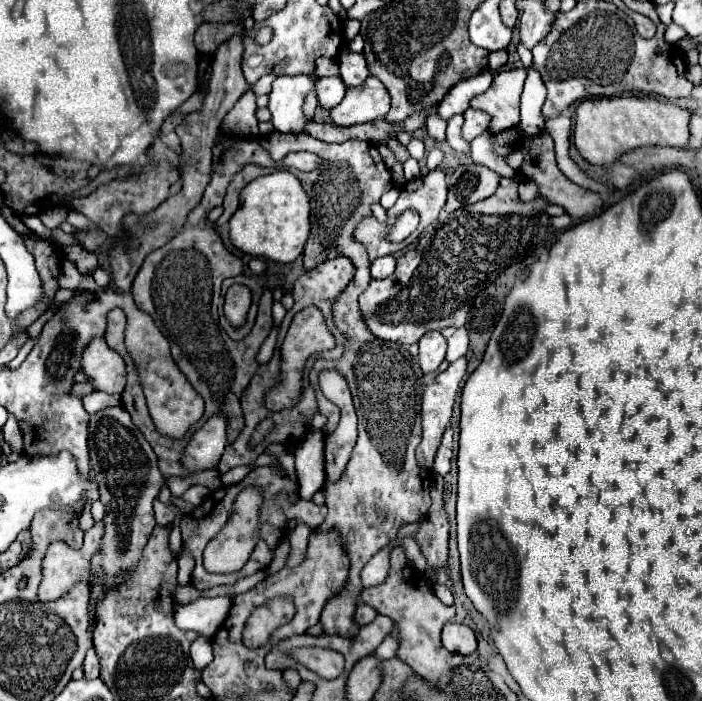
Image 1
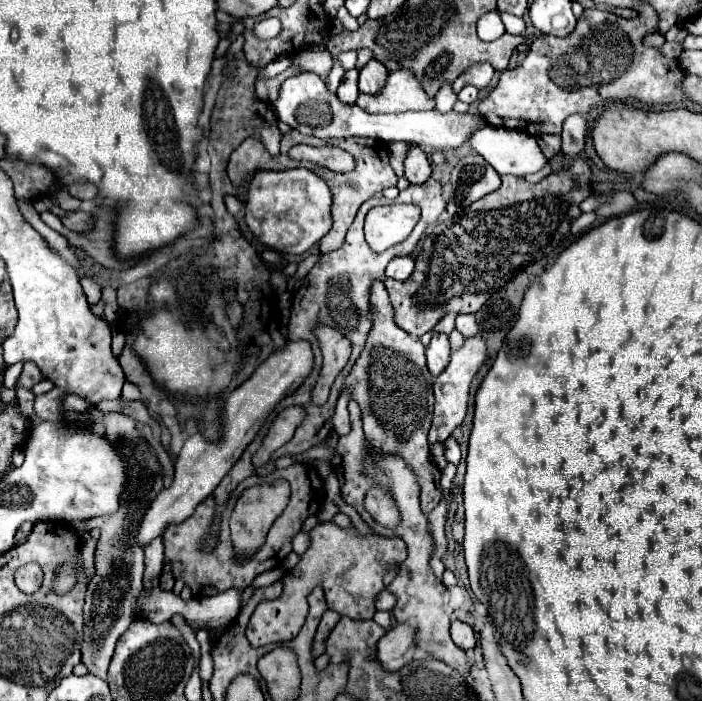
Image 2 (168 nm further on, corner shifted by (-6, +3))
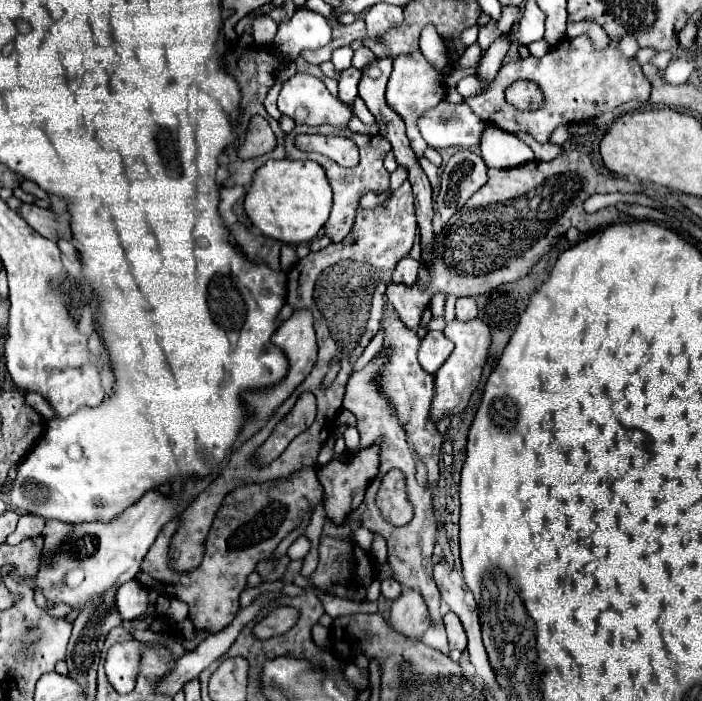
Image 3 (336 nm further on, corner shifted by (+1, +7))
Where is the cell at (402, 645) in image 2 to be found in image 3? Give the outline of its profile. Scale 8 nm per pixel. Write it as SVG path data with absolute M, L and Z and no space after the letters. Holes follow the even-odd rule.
M414 589L404 591L392 603L390 617L392 617L392 625L398 629L398 633L402 633L410 639L418 639L432 625L428 607L426 607L424 599L420 597L420 593Z

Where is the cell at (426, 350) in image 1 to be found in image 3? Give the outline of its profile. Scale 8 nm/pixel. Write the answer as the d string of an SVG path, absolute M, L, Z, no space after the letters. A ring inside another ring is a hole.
M428 331L428 335L422 339L420 351L418 351L418 361L422 365L422 369L426 369L428 373L436 373L444 361L450 357L454 349L454 343L440 331Z

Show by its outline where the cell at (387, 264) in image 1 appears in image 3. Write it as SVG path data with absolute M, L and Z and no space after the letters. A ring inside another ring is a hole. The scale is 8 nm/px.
M404 257L396 269L394 269L394 277L392 281L394 283L404 283L404 285L412 285L418 277L418 271L420 271L420 261L414 261L410 257Z

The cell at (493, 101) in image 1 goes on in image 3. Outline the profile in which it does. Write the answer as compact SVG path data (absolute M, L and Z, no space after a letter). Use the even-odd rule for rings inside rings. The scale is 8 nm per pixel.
M576 37L576 39L560 41L556 47L552 47L540 59L530 55L526 59L518 59L516 63L502 65L498 69L498 75L492 81L490 89L482 95L470 97L466 103L486 123L492 123L510 133L526 131L538 143L548 143L552 131L558 125L570 125L570 123L578 123L582 119L592 119L606 111L616 109L618 105L622 105L626 101L648 101L648 97L650 97L648 79L644 77L636 59L622 57L622 53L618 51L616 39L610 41L608 49L596 51L588 37ZM518 79L530 79L540 85L540 89L544 93L542 109L518 111L506 103L504 91L508 85L512 85Z

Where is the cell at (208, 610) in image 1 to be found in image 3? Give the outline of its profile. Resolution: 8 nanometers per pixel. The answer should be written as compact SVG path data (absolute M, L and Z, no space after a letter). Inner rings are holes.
M132 579L126 585L118 587L116 603L118 603L118 613L122 615L122 619L134 619L146 613L148 591L142 585L138 585L136 579Z

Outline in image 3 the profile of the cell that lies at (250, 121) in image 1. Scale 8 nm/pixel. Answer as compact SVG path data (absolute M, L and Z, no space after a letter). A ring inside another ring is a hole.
M298 9L288 23L278 27L274 41L278 51L286 55L286 61L294 61L304 49L328 45L332 41L332 27L320 13Z

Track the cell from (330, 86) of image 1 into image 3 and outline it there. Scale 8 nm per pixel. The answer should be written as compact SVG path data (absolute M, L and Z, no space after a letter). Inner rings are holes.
M348 67L338 77L338 97L342 103L352 103L358 97L358 81L362 73L354 67Z

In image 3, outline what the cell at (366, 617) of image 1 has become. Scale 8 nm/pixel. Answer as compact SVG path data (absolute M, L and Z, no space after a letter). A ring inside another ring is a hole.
M392 577L382 581L382 595L384 595L386 599L396 599L400 593L402 593L402 585L396 583Z

